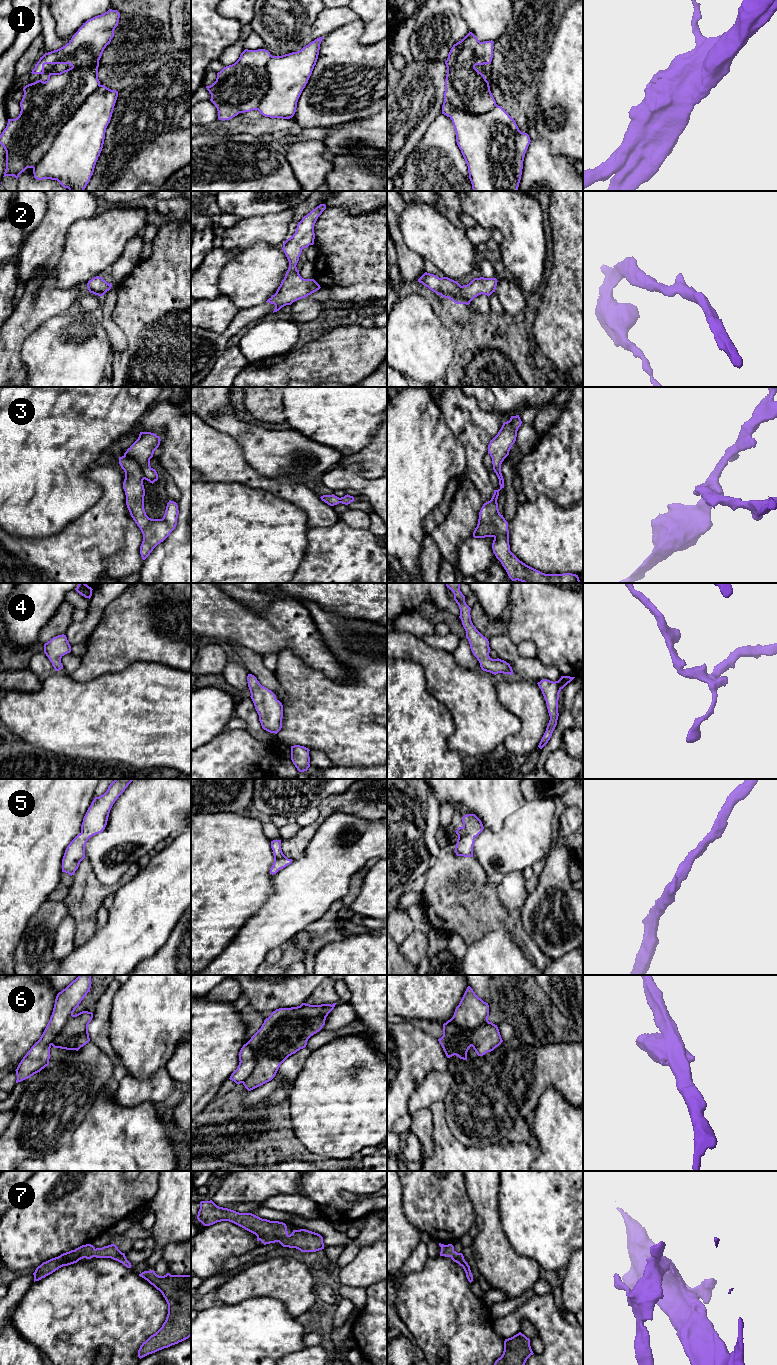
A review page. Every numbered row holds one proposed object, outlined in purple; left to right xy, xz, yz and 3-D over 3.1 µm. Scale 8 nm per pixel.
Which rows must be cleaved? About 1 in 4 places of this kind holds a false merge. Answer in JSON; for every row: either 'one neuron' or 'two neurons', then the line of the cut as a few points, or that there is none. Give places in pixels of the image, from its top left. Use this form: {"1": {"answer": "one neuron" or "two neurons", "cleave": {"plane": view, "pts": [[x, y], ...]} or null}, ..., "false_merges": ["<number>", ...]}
{"1": {"answer": "two neurons", "cleave": {"plane": "xy", "pts": [[100, 85], [60, 129], [50, 148], [33, 168]]}}, "2": {"answer": "one neuron", "cleave": null}, "3": {"answer": "two neurons", "cleave": {"plane": "xy", "pts": [[124, 455], [133, 458], [137, 462], [144, 478]]}}, "4": {"answer": "one neuron", "cleave": null}, "5": {"answer": "one neuron", "cleave": null}, "6": {"answer": "two neurons", "cleave": {"plane": "xz", "pts": [[247, 1043], [254, 1054], [255, 1067], [243, 1083]]}}, "7": {"answer": "one neuron", "cleave": null}, "false_merges": ["1", "3", "6"]}

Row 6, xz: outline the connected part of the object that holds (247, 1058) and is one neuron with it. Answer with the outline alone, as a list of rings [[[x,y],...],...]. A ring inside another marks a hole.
[[[246,1043],[239,1052],[239,1065],[231,1074],[230,1080],[236,1084],[244,1083],[245,1080],[252,1074],[256,1066],[256,1057],[252,1048]]]

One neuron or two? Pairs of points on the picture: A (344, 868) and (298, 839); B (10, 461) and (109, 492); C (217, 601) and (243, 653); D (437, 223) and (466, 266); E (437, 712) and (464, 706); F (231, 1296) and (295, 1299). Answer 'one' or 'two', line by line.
A: two
B: two
C: two
D: one
E: two
F: one

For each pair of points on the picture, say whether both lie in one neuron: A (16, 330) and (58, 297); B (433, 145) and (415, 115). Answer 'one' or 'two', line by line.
A: one
B: two

